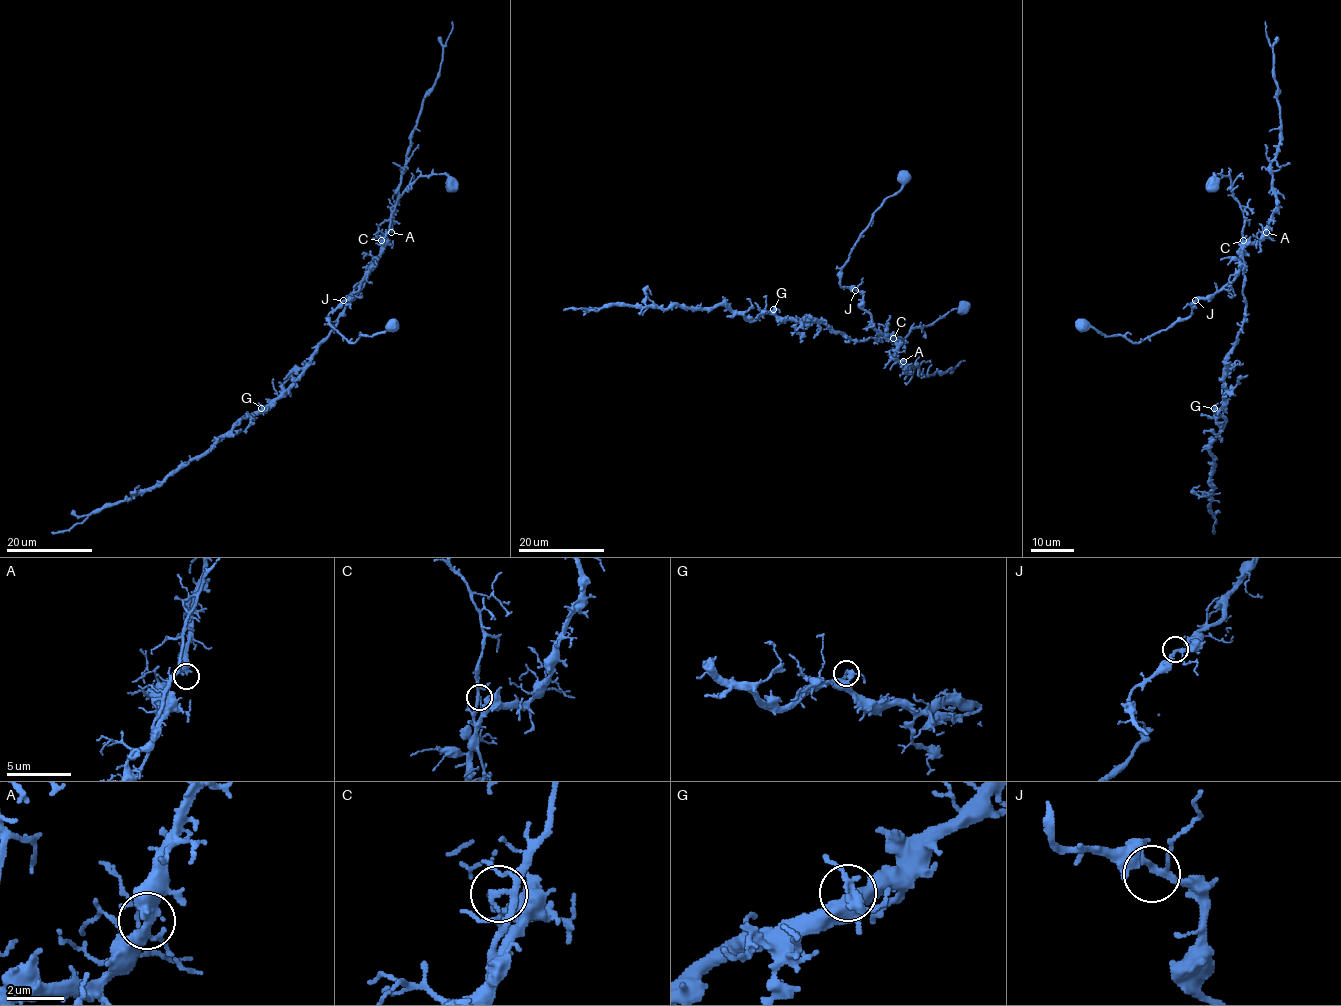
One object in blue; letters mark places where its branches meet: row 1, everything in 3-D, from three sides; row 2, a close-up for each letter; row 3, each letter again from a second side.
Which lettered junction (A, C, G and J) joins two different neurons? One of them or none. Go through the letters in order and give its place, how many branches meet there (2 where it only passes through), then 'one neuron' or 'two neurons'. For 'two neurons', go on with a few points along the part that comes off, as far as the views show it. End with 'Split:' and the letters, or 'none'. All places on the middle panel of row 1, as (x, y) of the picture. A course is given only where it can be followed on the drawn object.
A: place (903, 361); branches 3; one neuron
C: place (893, 338); branches 3; two neurons; course (894, 338), (873, 326), (862, 295), (842, 287), (840, 270), (872, 214), (901, 189), (905, 170)
G: place (773, 309); branches 3; one neuron
J: place (855, 290); branches 3; one neuron
Split: C

